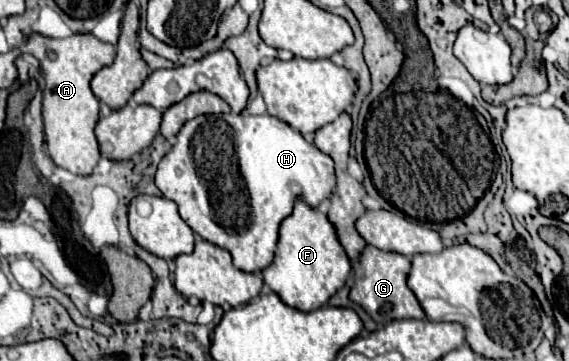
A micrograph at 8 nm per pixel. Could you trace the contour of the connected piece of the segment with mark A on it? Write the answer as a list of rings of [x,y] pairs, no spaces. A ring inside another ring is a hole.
[[[31,34],[23,52],[33,54],[43,68],[43,122],[49,158],[55,166],[79,176],[89,176],[99,162],[95,126],[99,120],[99,100],[91,92],[91,78],[115,60],[115,46],[99,42],[93,34],[73,34],[65,40],[53,40]]]

